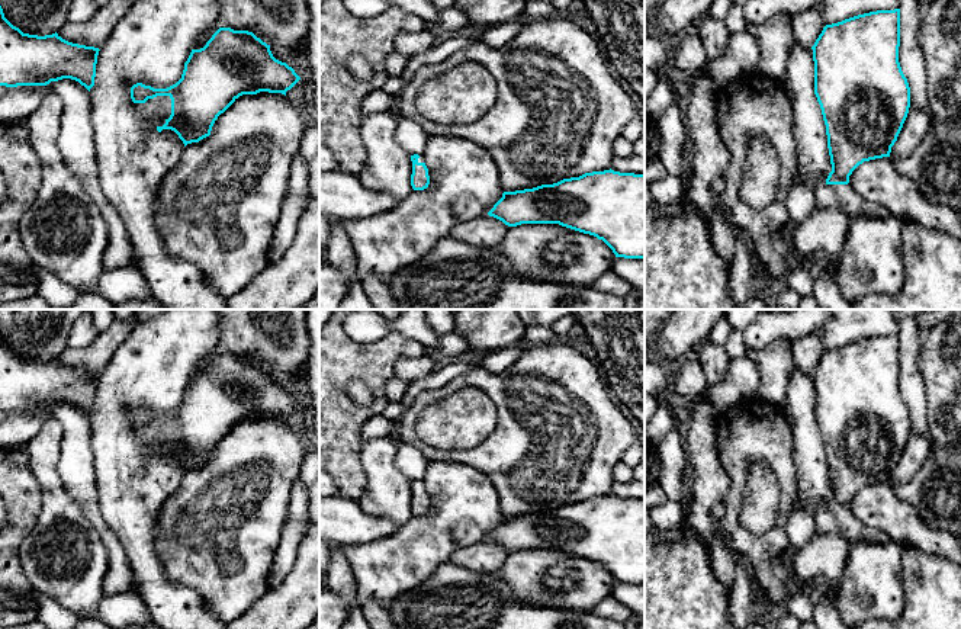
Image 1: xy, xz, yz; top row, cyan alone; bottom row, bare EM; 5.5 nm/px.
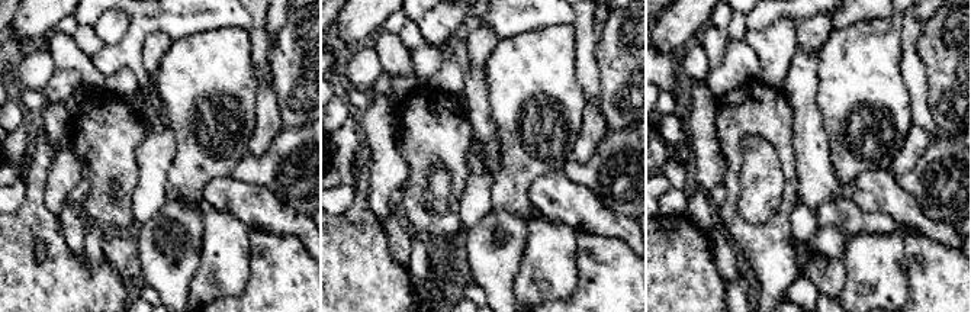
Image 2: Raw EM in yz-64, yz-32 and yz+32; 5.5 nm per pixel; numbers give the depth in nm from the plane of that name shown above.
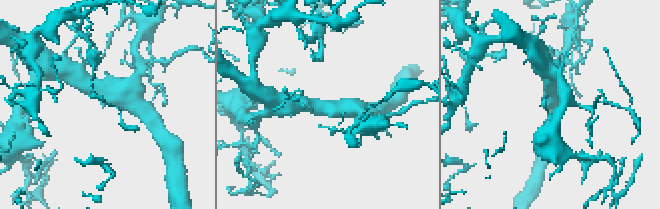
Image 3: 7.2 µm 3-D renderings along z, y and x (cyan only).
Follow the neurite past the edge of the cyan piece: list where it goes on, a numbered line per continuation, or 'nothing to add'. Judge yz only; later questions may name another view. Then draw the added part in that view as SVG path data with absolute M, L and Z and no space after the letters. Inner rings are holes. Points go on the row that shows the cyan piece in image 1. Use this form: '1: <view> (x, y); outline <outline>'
1: yz (839, 196); outline M822 183L814 189L816 206L841 209L849 221L858 215L868 216L888 216L891 215L887 208L870 203L864 200L854 189L848 184L826 184Z

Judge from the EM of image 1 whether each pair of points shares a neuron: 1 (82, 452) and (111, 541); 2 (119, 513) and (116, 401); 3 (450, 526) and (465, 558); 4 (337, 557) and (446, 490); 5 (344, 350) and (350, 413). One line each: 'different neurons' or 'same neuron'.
1: same neuron
2: same neuron
3: different neurons
4: different neurons
5: same neuron

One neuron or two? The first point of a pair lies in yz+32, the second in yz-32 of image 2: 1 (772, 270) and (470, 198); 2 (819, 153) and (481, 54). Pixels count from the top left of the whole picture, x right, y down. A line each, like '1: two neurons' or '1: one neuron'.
1: two neurons
2: two neurons

